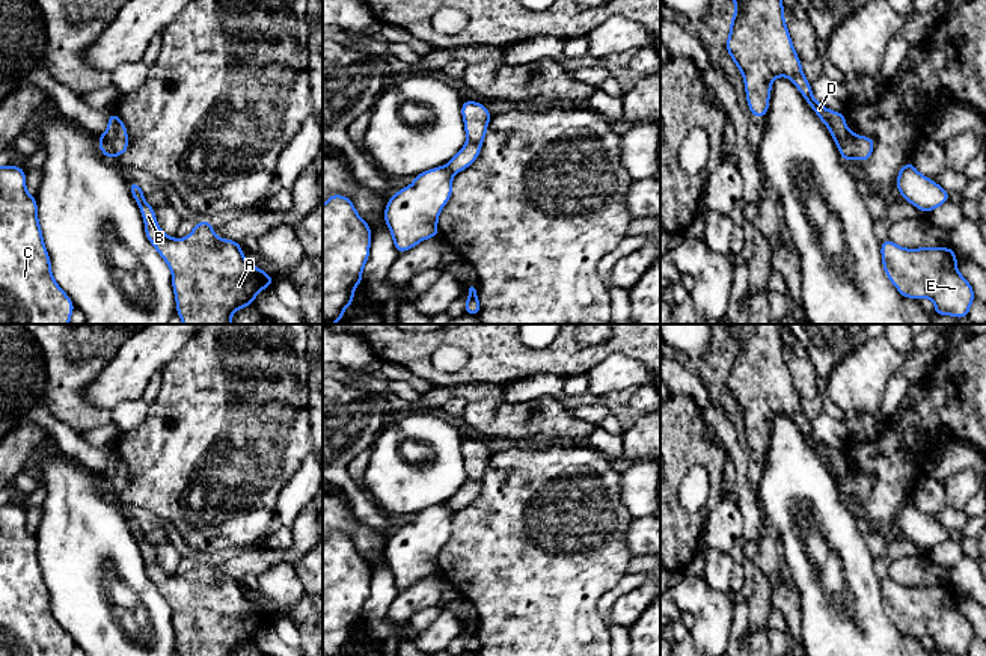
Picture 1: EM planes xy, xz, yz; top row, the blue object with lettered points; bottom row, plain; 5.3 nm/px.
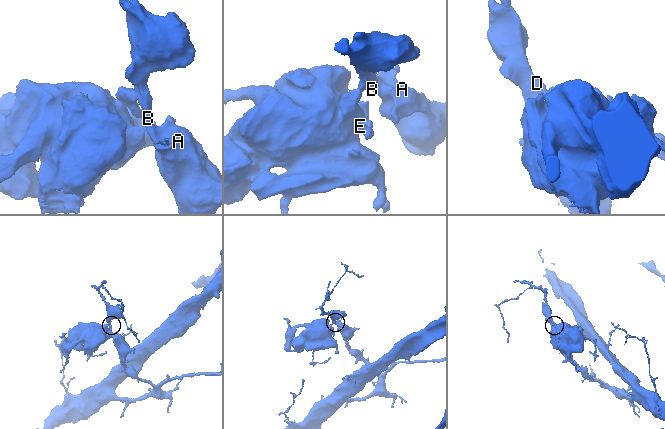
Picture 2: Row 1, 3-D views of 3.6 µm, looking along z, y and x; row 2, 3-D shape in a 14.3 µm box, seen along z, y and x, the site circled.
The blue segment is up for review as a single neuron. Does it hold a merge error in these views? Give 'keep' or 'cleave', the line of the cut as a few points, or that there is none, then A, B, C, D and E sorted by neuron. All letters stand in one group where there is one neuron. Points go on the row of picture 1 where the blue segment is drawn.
cleave; cut xy (103, 134), (115, 156); groups A B D / C E

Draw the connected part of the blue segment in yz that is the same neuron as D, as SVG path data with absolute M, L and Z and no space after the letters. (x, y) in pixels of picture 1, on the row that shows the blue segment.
M782 0L733 2L737 9L731 15L727 53L743 75L752 116L760 119L767 115L772 81L781 75L788 77L840 148L850 134L844 113L816 101L784 21Z

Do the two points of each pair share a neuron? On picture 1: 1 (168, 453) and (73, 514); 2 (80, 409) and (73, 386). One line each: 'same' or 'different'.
1: different
2: same

